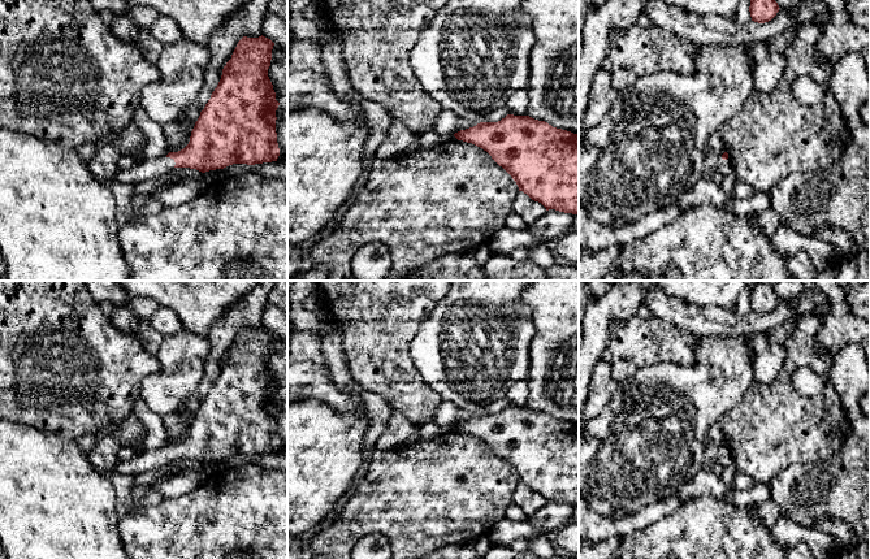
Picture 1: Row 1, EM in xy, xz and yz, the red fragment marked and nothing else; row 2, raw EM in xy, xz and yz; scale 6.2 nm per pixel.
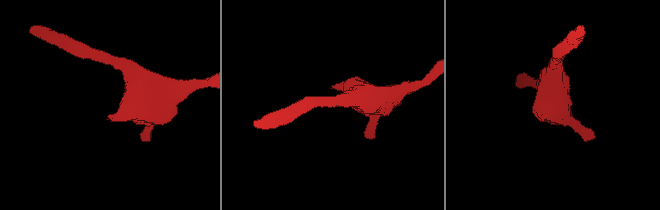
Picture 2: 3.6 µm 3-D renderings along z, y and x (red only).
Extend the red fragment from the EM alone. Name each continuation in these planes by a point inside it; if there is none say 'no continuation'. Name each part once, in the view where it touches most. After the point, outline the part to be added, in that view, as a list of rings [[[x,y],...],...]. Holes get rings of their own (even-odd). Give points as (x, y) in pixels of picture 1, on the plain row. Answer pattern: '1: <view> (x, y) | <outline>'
1: xy (150, 459) | [[[166,447],[144,450],[131,460],[118,460],[112,473],[117,473],[118,476],[137,476],[169,464],[174,460],[174,456],[174,451]]]

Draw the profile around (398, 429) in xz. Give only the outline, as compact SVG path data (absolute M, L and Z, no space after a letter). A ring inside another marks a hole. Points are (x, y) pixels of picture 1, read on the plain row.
M391 412L375 450L395 450L414 434L414 424L399 412Z

